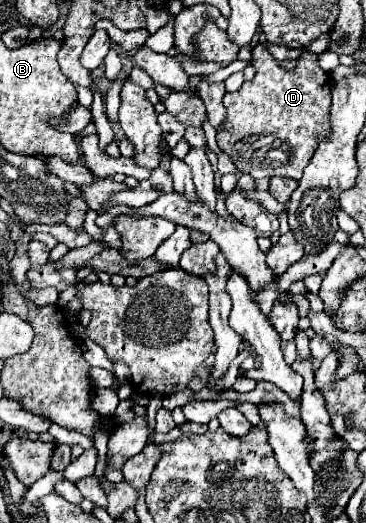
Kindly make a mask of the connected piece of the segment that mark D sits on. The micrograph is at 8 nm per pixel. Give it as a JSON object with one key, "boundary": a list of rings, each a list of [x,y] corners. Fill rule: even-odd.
{"boundary":[[[262,44],[252,49],[252,58],[257,75],[245,81],[239,91],[225,93],[227,119],[223,131],[217,133],[219,149],[229,155],[241,173],[249,173],[253,179],[275,175],[301,179],[319,141],[331,133],[331,125],[327,125],[331,79],[317,65],[313,53],[303,53],[301,65],[291,71],[283,71]]]}

